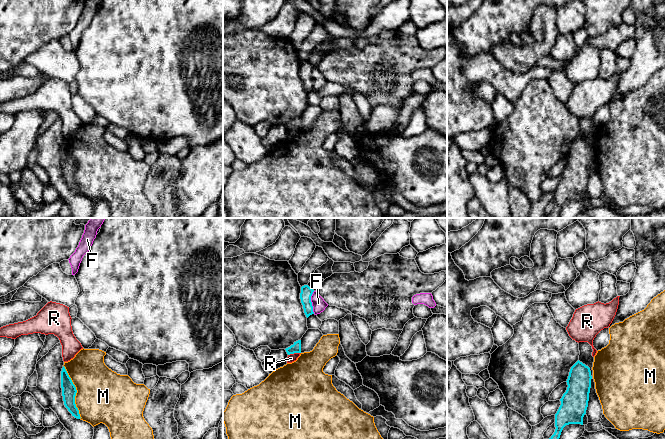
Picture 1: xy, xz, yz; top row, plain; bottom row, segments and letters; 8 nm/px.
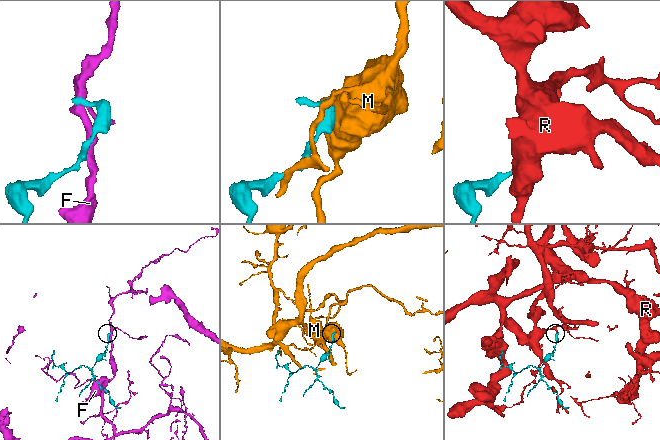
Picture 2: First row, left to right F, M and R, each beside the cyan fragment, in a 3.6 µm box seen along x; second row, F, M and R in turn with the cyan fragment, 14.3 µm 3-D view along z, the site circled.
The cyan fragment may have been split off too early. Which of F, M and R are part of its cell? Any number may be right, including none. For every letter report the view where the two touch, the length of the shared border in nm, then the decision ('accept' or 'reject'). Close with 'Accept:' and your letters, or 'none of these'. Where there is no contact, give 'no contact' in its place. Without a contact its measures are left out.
F: meets cyan in xz; contact 180 nm long; reject
M: meets cyan in xy; contact 460 nm long; reject
R: meets cyan in xz; contact 110 nm long; reject
Accept: none of these

